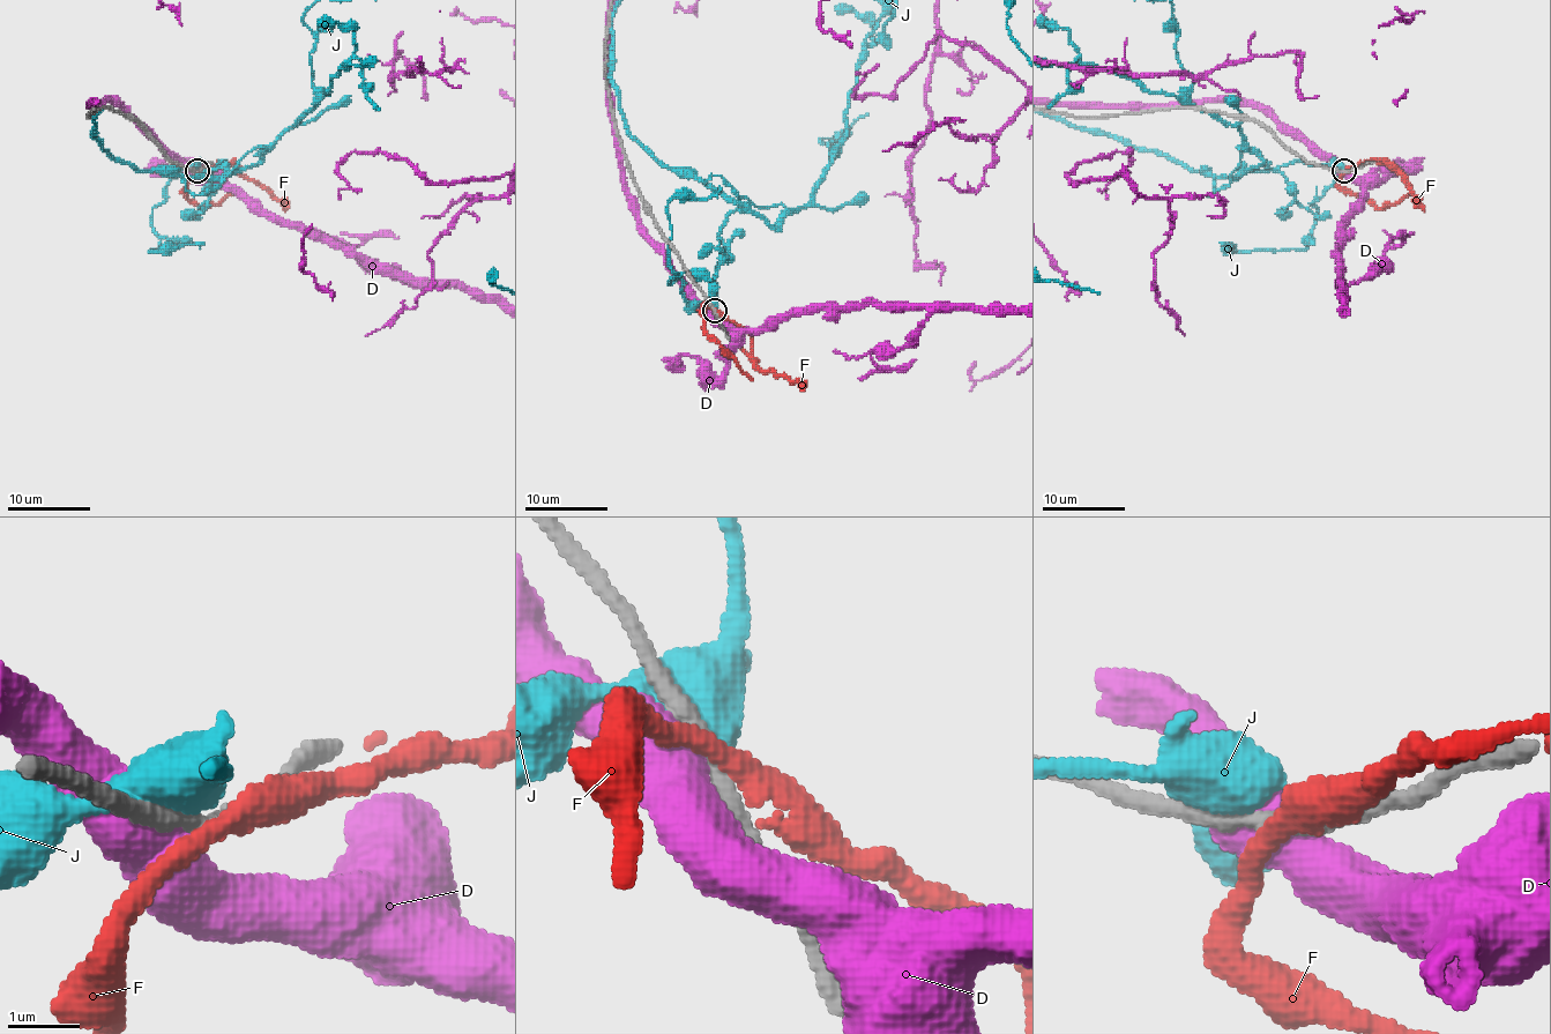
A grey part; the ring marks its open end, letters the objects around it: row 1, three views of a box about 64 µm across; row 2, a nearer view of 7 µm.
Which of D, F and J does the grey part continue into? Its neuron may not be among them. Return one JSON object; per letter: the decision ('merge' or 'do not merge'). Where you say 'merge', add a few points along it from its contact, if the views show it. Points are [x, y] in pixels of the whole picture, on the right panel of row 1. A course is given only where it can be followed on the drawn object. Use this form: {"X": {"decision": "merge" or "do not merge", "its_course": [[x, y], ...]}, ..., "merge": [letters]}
{"D": {"decision": "do not merge"}, "F": {"decision": "merge", "its_course": [[1346, 170], [1370, 160], [1387, 160], [1403, 176], [1424, 211]]}, "J": {"decision": "do not merge"}, "merge": ["F"]}

